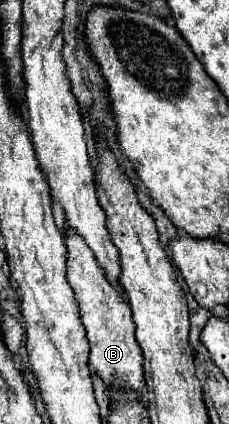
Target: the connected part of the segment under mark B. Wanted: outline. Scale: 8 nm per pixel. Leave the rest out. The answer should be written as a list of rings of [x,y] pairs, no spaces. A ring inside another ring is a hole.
[[[65,224],[65,246],[67,246],[67,282],[75,290],[79,310],[81,310],[81,320],[87,332],[87,340],[91,346],[89,352],[89,364],[97,370],[97,374],[105,380],[107,386],[129,386],[131,390],[135,388],[137,392],[143,390],[145,378],[143,378],[143,352],[135,340],[135,324],[131,318],[131,308],[129,302],[123,298],[121,292],[117,292],[99,262],[95,260],[91,248],[85,244],[77,232],[69,224]]]

